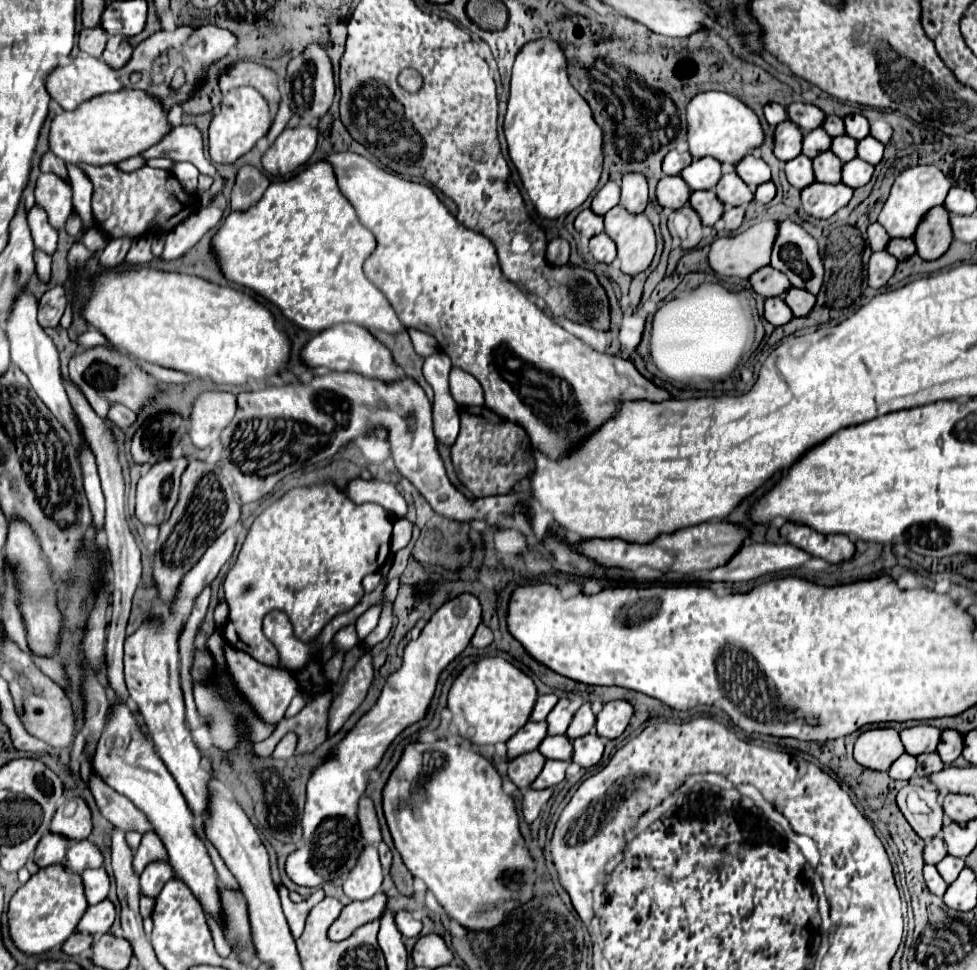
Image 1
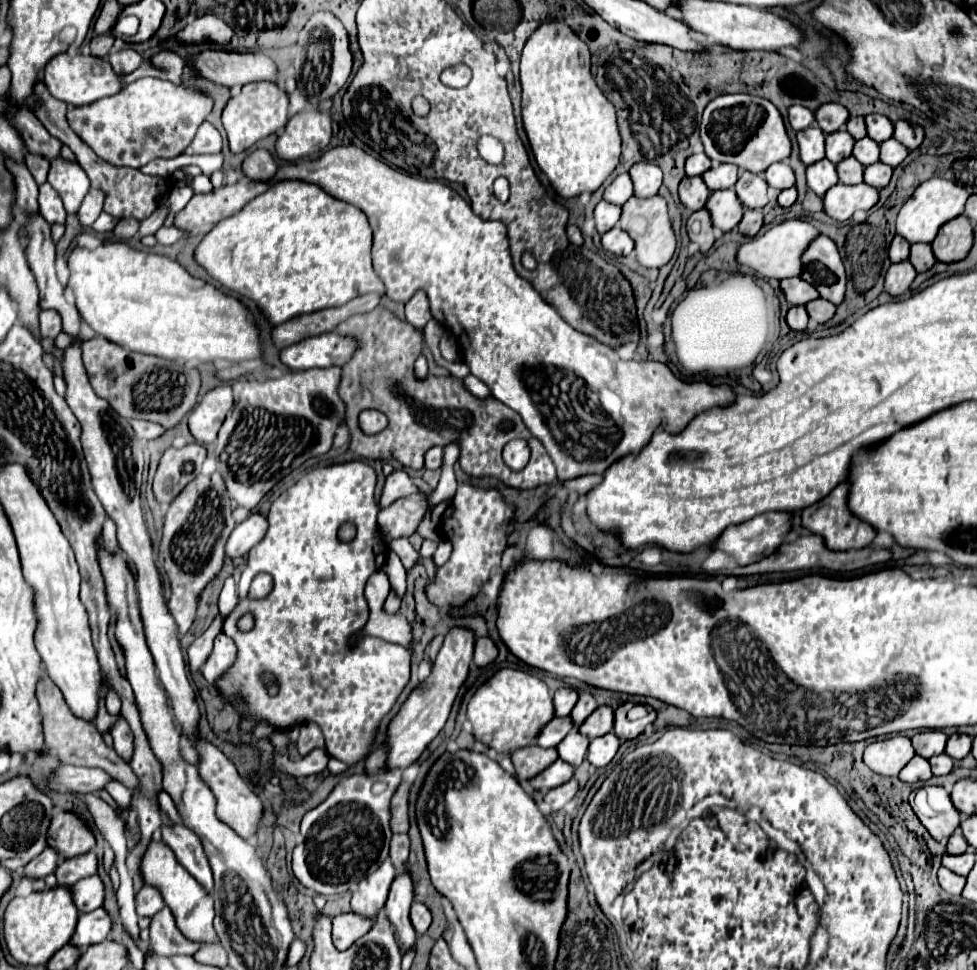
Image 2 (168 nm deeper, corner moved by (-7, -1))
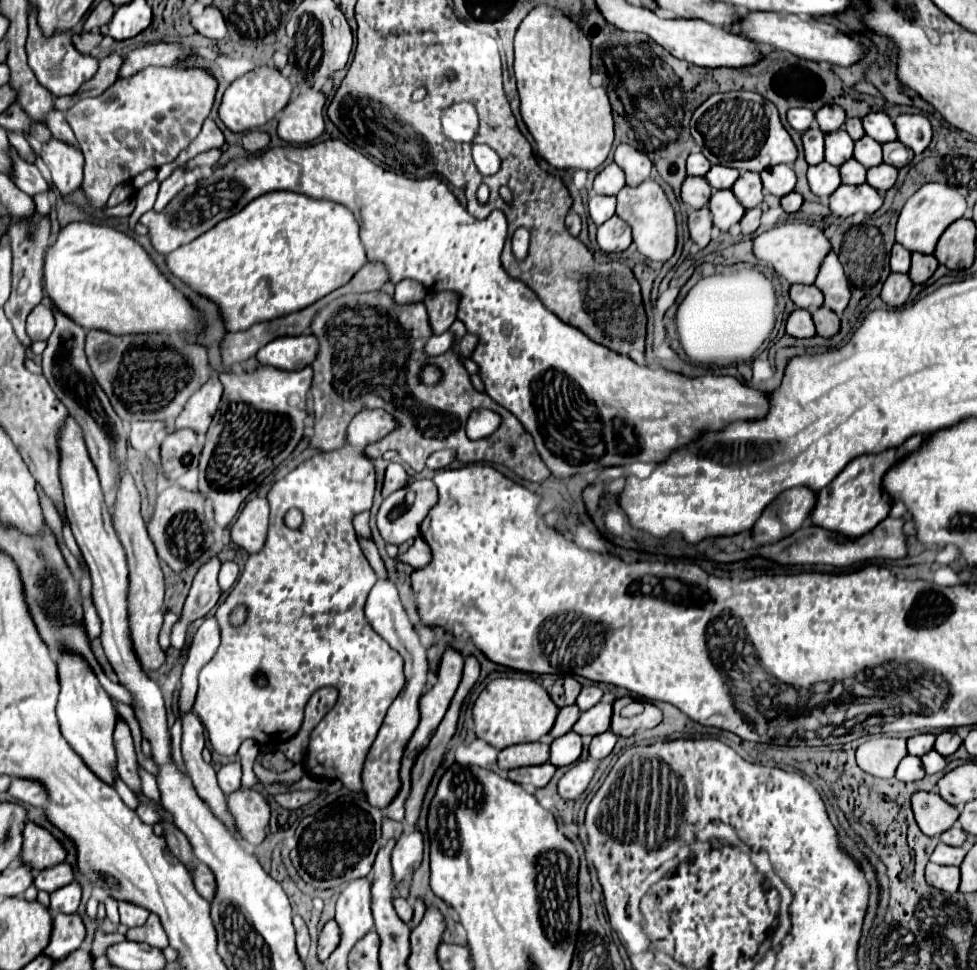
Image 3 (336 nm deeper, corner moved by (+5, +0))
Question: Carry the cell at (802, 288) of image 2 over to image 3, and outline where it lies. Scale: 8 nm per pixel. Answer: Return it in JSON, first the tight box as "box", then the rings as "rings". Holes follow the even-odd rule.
{"box":[790,284,824,312],"rings":[[[794,284],[790,288],[790,298],[794,300],[794,304],[798,308],[804,308],[808,312],[818,310],[824,304],[824,296],[816,286],[802,286],[802,284]]]}

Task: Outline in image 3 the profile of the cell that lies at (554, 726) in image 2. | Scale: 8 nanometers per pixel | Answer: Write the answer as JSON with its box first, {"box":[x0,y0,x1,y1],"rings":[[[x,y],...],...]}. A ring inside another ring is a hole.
{"box":[550,704,580,738],"rings":[[[576,704],[562,708],[558,718],[556,718],[556,724],[554,724],[552,732],[550,732],[550,738],[558,738],[558,736],[564,736],[566,732],[570,732],[578,718],[580,718],[580,710],[578,710]]]}

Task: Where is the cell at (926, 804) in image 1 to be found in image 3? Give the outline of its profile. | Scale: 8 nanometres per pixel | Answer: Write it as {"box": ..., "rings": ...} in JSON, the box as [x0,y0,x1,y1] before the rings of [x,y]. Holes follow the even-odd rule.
{"box":[912,792,960,836],"rings":[[[916,792],[912,796],[912,810],[920,830],[926,836],[938,836],[952,828],[960,812],[942,800],[938,792]]]}

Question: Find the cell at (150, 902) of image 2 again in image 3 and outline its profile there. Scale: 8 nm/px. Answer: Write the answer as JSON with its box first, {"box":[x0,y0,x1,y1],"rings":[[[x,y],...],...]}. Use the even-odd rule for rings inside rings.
{"box":[118,902,150,928],"rings":[[[120,902],[118,908],[120,908],[120,924],[124,924],[128,928],[136,928],[136,926],[146,924],[146,918],[150,914],[150,912],[146,912],[146,908],[138,908],[138,906],[126,904],[126,902]]]}

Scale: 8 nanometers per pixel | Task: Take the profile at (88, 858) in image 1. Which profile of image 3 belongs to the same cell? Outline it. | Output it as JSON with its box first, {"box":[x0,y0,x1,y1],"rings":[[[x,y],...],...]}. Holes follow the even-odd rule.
{"box":[34,862,74,892],"rings":[[[66,862],[56,864],[54,868],[46,868],[46,870],[34,874],[36,890],[46,890],[46,892],[54,892],[54,890],[70,884],[72,880],[74,880],[72,868]]]}

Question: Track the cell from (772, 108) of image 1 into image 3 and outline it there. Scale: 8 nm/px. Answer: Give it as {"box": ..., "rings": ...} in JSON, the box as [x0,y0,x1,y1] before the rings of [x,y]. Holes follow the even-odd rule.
{"box":[788,108,814,132],"rings":[[[792,108],[788,110],[788,122],[794,130],[800,130],[800,132],[806,132],[810,128],[814,120],[814,112],[810,112],[808,108]]]}

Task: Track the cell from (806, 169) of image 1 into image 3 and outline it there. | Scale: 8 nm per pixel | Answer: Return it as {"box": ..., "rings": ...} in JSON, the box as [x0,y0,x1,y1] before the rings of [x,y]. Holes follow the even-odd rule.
{"box":[808,162,842,198],"rings":[[[822,162],[822,164],[808,168],[808,184],[816,196],[828,198],[842,184],[842,180],[840,180],[840,172],[836,166]]]}

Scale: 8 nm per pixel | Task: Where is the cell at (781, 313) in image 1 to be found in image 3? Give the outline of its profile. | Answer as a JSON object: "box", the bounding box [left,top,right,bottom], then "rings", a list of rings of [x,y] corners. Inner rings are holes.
{"box":[786,310,816,338],"rings":[[[794,310],[786,322],[786,332],[794,338],[812,338],[816,334],[812,314],[808,310]]]}

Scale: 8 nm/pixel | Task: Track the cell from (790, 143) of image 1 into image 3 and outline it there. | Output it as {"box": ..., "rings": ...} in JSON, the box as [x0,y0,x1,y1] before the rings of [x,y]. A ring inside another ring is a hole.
{"box":[802,122,824,164],"rings":[[[814,122],[810,126],[810,130],[802,136],[804,142],[804,152],[806,152],[806,162],[808,164],[820,164],[824,162],[824,132],[818,128],[818,124]]]}

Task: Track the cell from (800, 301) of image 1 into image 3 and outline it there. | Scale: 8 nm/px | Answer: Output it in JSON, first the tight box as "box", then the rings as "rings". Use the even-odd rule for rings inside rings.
{"box":[812,308,840,338],"rings":[[[818,308],[814,314],[812,314],[812,318],[814,318],[814,324],[816,324],[816,330],[818,330],[818,336],[822,336],[822,338],[832,338],[834,334],[838,334],[840,332],[840,318],[834,314],[834,312],[830,312],[828,308]]]}

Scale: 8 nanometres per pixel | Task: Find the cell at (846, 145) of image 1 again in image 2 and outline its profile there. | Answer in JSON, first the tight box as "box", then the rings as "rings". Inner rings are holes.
{"box":[852,137,878,167],"rings":[[[864,137],[864,139],[858,139],[854,143],[854,153],[852,153],[864,167],[866,165],[872,165],[878,161],[878,143]]]}

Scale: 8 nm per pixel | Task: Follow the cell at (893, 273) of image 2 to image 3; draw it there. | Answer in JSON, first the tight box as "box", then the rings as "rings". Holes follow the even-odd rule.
{"box":[880,272,914,308],"rings":[[[892,272],[888,276],[888,280],[884,282],[884,288],[882,288],[880,298],[888,306],[892,306],[892,308],[900,308],[906,302],[910,302],[912,288],[914,288],[914,282],[910,280],[908,274],[896,274],[896,272]]]}

